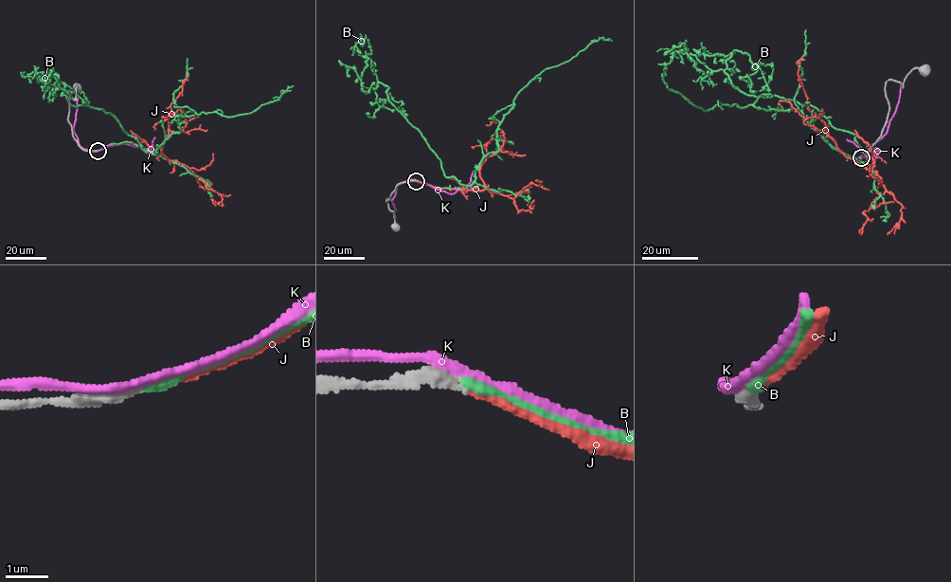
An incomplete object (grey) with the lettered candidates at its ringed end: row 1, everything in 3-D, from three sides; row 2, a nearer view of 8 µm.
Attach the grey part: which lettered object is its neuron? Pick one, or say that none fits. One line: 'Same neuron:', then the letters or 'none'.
Same neuron: J

